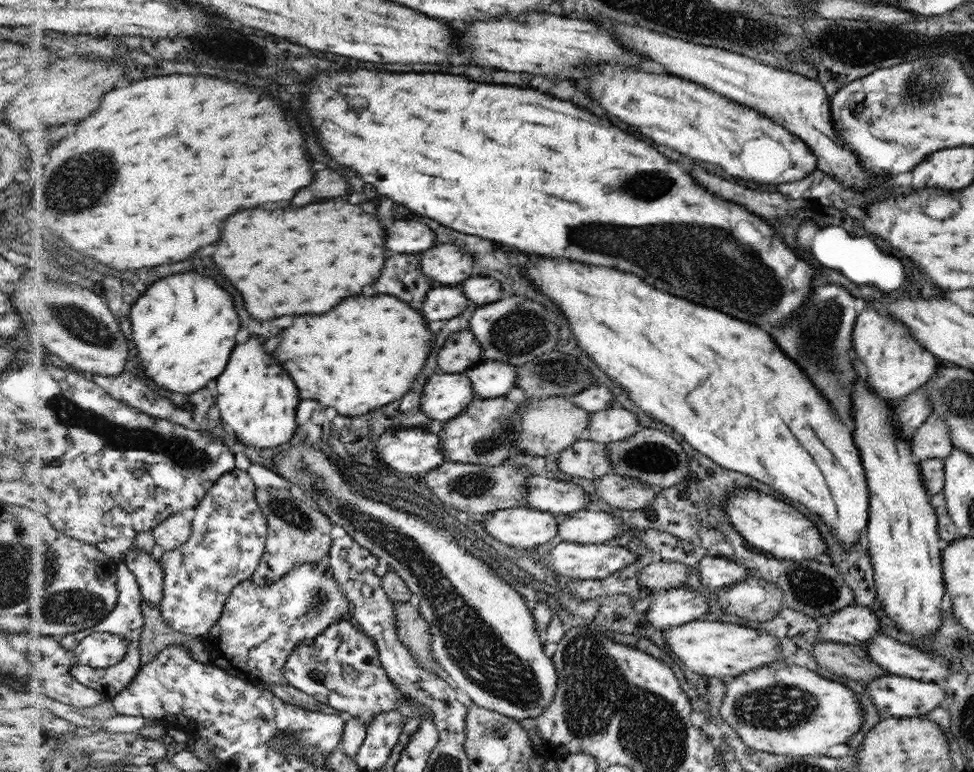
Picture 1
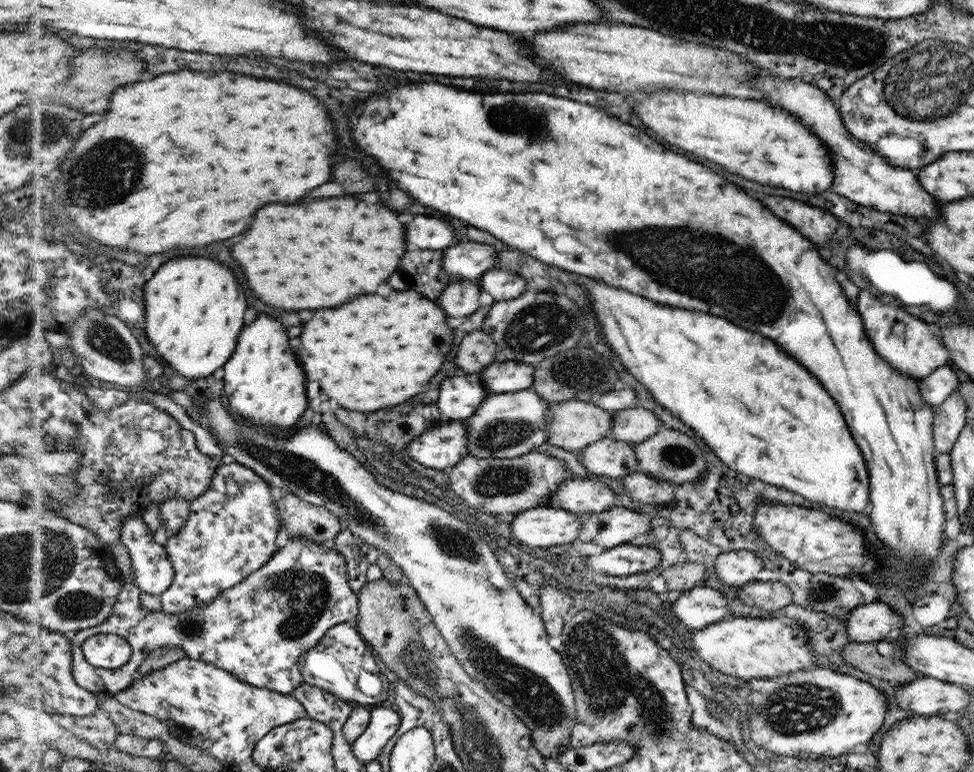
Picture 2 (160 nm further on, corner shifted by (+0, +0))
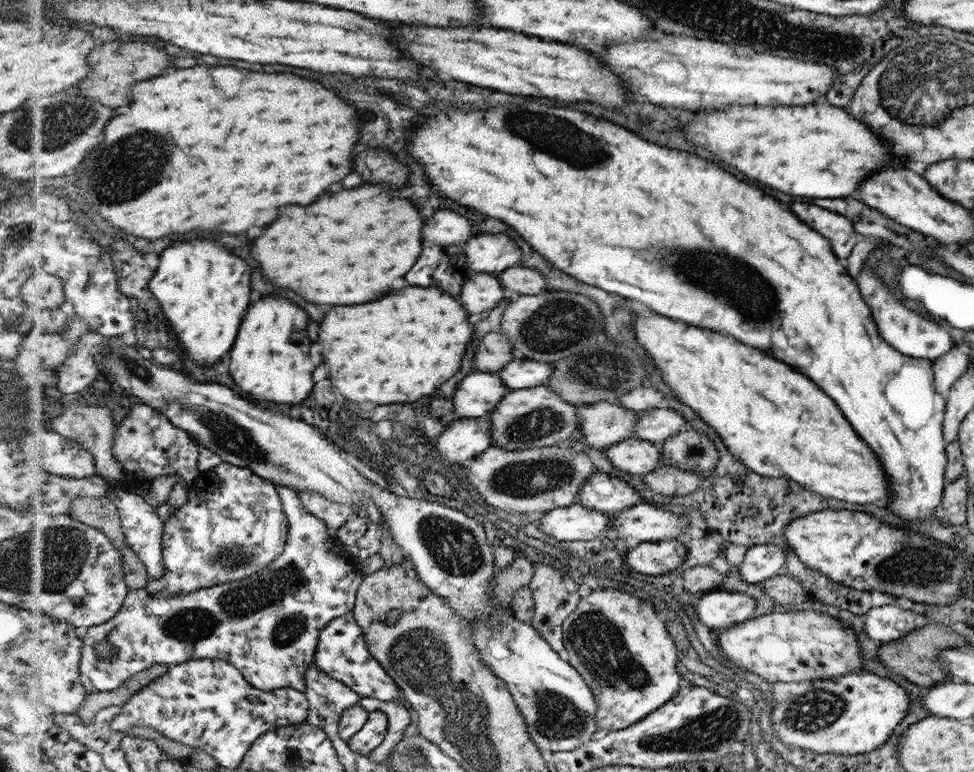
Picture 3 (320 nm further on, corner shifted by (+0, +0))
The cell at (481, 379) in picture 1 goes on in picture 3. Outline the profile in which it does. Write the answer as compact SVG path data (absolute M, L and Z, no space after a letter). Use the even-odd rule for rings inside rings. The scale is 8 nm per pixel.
M515 357L498 374L510 390L546 385L555 372L553 363Z

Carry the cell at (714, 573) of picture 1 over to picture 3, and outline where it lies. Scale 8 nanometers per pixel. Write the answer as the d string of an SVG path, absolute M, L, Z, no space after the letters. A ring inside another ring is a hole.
M776 545L747 547L743 563L738 568L740 576L749 584L755 585L773 576L787 574L786 553Z

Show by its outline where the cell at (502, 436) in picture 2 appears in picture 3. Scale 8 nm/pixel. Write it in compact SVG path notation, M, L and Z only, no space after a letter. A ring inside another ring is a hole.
M547 384L510 390L497 408L487 415L493 424L492 446L514 451L569 444L577 430L577 407Z

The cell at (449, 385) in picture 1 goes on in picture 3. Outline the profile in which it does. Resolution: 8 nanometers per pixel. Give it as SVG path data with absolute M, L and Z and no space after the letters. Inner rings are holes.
M476 371L466 376L453 396L454 411L449 418L487 416L510 391L503 378L495 373Z

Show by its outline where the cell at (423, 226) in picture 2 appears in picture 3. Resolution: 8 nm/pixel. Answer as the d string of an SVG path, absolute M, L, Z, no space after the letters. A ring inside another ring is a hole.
M438 210L428 216L428 244L460 245L473 236L473 224L452 210Z

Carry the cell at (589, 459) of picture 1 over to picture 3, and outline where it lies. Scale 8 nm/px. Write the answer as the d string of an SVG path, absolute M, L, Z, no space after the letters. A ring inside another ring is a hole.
M628 437L605 450L611 466L624 473L646 475L660 465L661 446L644 439Z

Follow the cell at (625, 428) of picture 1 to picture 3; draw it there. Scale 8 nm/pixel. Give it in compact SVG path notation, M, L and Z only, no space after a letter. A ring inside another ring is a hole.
M659 406L658 408L639 412L634 438L644 439L660 445L667 438L682 431L684 425L685 420L681 412L673 408Z

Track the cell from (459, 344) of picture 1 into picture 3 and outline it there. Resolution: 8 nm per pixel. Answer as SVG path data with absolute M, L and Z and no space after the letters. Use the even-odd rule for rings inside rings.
M490 331L476 348L474 367L480 372L496 373L515 357L510 337L506 333Z

